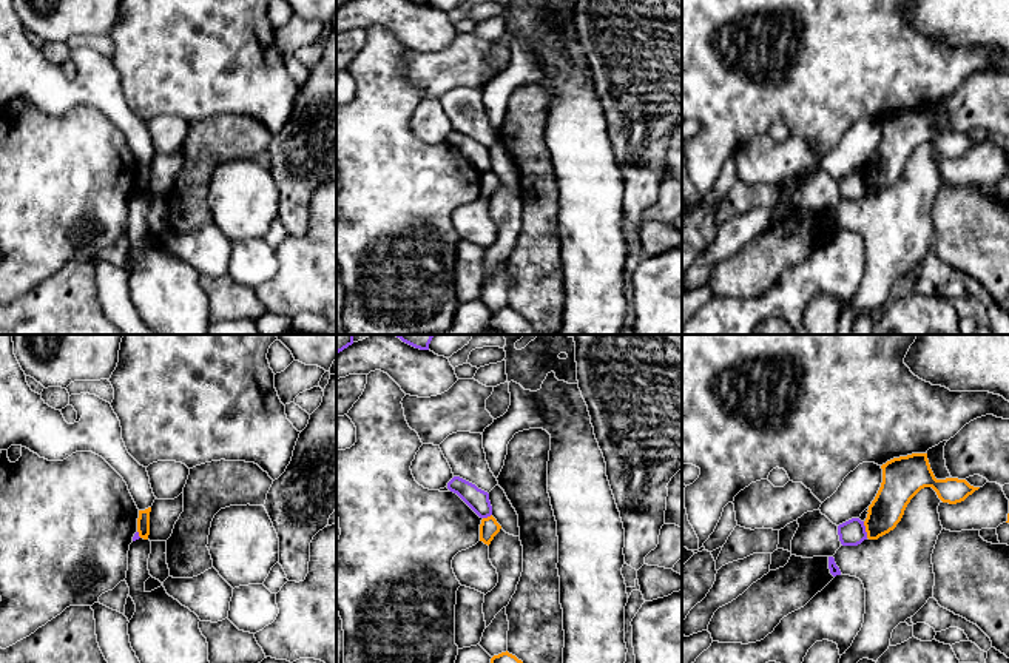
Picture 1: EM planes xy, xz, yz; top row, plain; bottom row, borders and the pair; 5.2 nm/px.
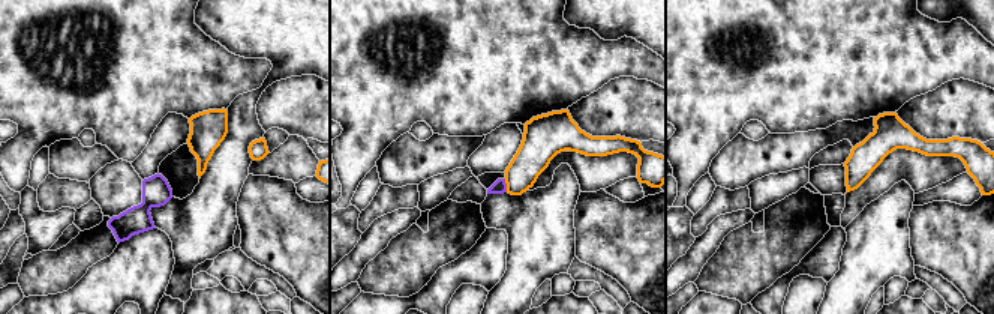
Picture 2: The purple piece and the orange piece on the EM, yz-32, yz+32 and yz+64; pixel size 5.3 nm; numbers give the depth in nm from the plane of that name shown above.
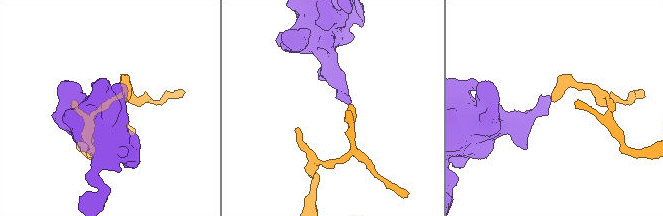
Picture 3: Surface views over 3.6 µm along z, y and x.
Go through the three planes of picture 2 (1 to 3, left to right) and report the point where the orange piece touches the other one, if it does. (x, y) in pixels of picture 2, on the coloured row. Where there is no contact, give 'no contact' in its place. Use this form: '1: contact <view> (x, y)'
1: no contact
2: contact yz+32 (505, 185)
3: no contact

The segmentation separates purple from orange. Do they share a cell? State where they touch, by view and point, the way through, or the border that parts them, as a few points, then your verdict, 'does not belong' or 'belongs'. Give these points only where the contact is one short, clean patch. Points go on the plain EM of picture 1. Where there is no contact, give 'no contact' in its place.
meets purple in yz at (864, 184); border along yz (863, 176), (867, 191); does not belong

